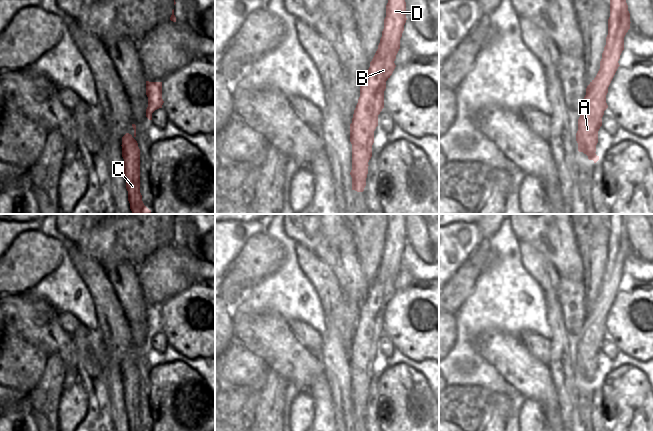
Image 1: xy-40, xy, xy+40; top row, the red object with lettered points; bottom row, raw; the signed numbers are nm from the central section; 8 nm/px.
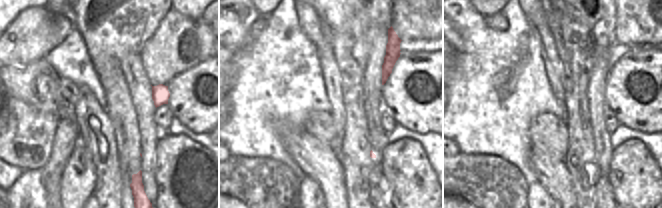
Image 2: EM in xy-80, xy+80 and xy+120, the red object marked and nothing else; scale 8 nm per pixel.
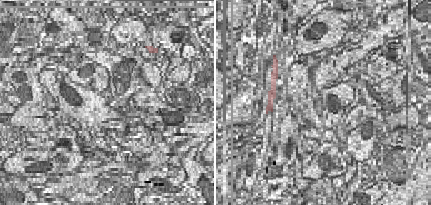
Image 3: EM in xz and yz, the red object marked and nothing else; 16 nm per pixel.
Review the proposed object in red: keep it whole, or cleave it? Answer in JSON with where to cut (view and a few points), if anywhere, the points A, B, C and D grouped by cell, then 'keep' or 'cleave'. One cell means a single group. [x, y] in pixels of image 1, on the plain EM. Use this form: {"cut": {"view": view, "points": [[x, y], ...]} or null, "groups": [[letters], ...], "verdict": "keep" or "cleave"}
{"cut": null, "groups": [["A", "B", "C", "D"]], "verdict": "keep"}

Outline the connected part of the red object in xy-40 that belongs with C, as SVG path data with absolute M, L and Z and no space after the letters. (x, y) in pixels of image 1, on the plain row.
M132 348L134 359L126 357L122 361L122 381L124 383L124 401L128 415L130 431L146 431L140 417L140 373L136 361L136 349Z

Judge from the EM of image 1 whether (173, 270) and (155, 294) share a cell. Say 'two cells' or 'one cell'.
one cell

